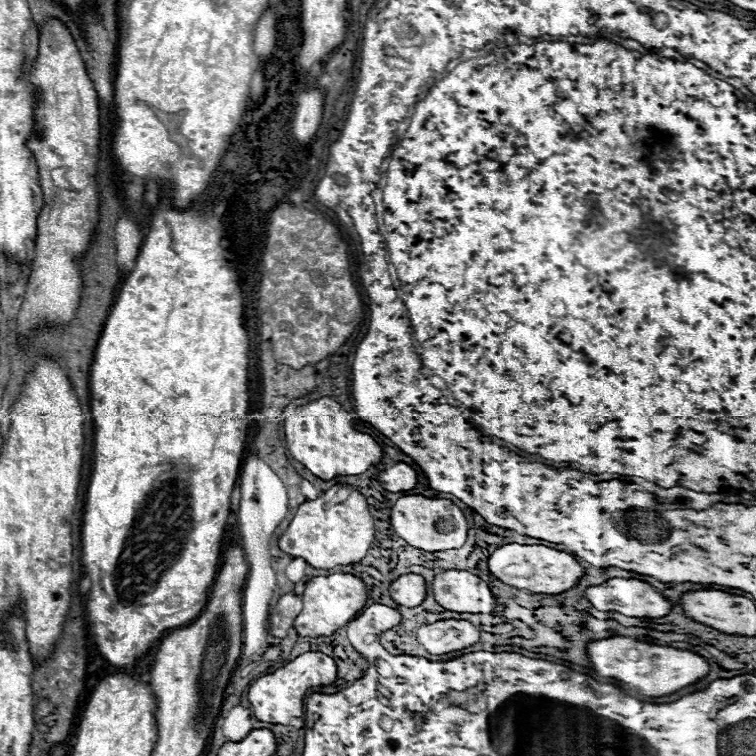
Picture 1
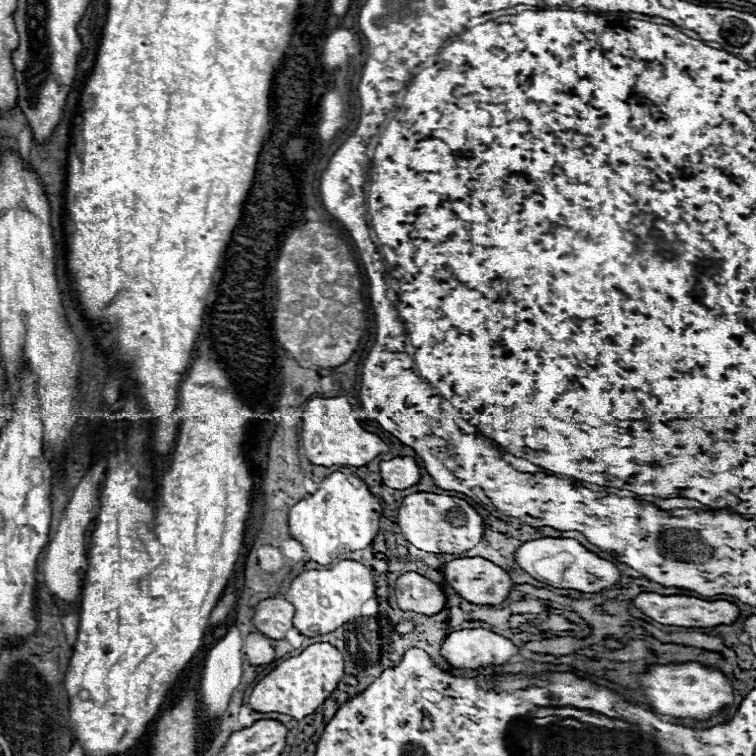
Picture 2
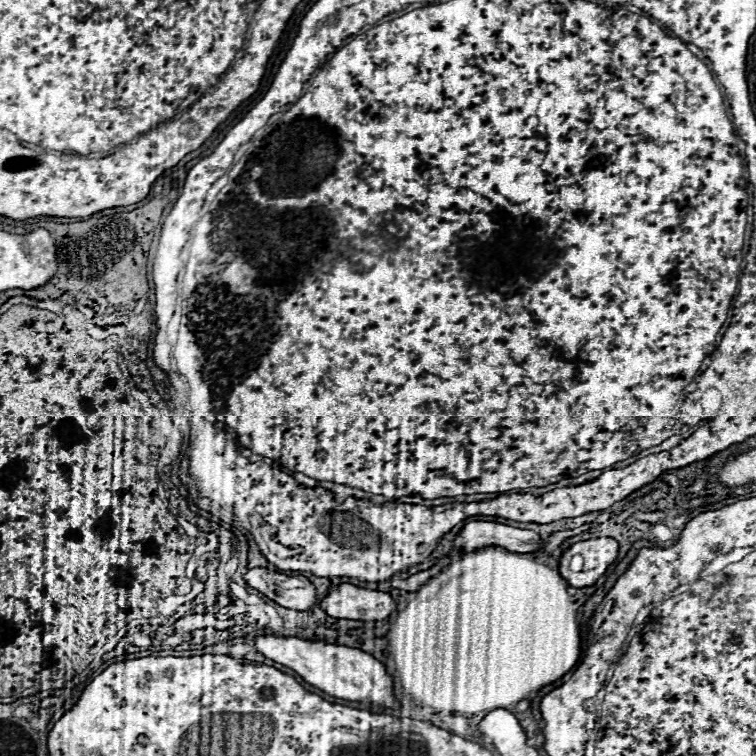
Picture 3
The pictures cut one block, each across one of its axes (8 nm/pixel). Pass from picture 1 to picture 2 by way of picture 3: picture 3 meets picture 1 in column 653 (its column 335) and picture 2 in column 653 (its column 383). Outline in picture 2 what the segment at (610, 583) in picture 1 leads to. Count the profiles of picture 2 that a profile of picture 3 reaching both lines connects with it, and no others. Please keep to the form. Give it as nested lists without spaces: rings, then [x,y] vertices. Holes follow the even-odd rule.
[[[640,592],[636,598],[632,598],[632,606],[660,624],[684,626],[684,628],[712,628],[718,624],[732,624],[740,616],[736,604],[726,600],[706,602],[692,596],[660,596],[656,592]]]

